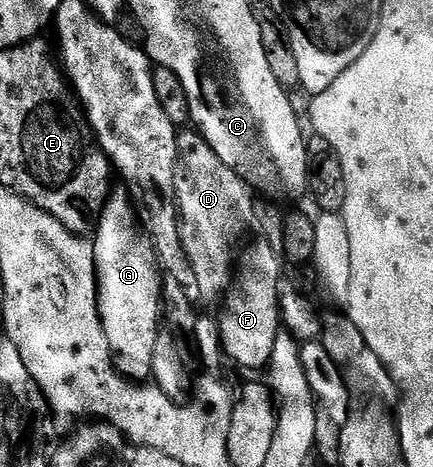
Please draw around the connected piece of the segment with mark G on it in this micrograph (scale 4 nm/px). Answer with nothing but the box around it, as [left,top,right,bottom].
[94,190,161,381]

